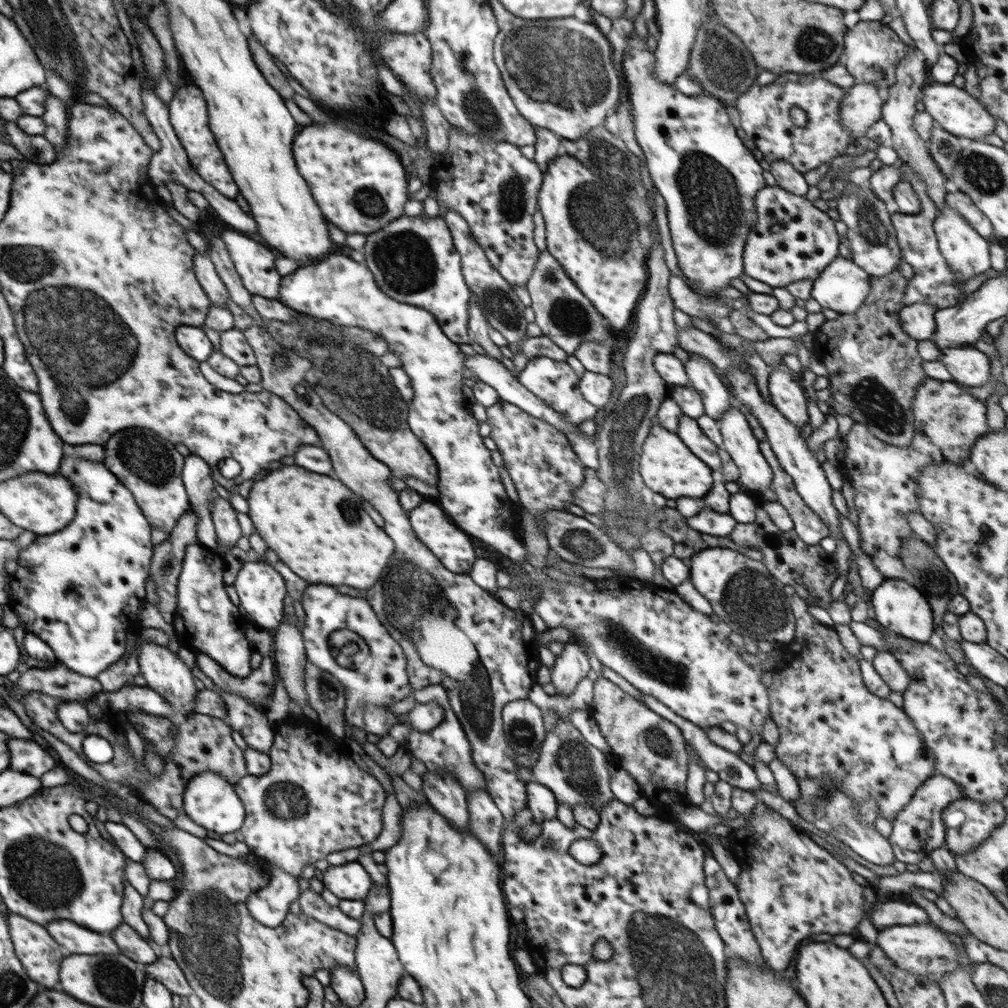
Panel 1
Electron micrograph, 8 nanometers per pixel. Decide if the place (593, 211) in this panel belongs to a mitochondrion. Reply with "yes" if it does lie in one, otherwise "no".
yes

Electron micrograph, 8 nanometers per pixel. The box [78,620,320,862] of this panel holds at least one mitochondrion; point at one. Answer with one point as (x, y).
(286, 801)

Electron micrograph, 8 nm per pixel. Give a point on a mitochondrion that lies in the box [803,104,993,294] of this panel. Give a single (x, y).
(873, 231)

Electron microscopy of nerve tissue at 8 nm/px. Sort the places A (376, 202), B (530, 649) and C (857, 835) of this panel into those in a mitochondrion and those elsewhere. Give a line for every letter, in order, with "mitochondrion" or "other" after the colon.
A: mitochondrion
B: other
C: other

